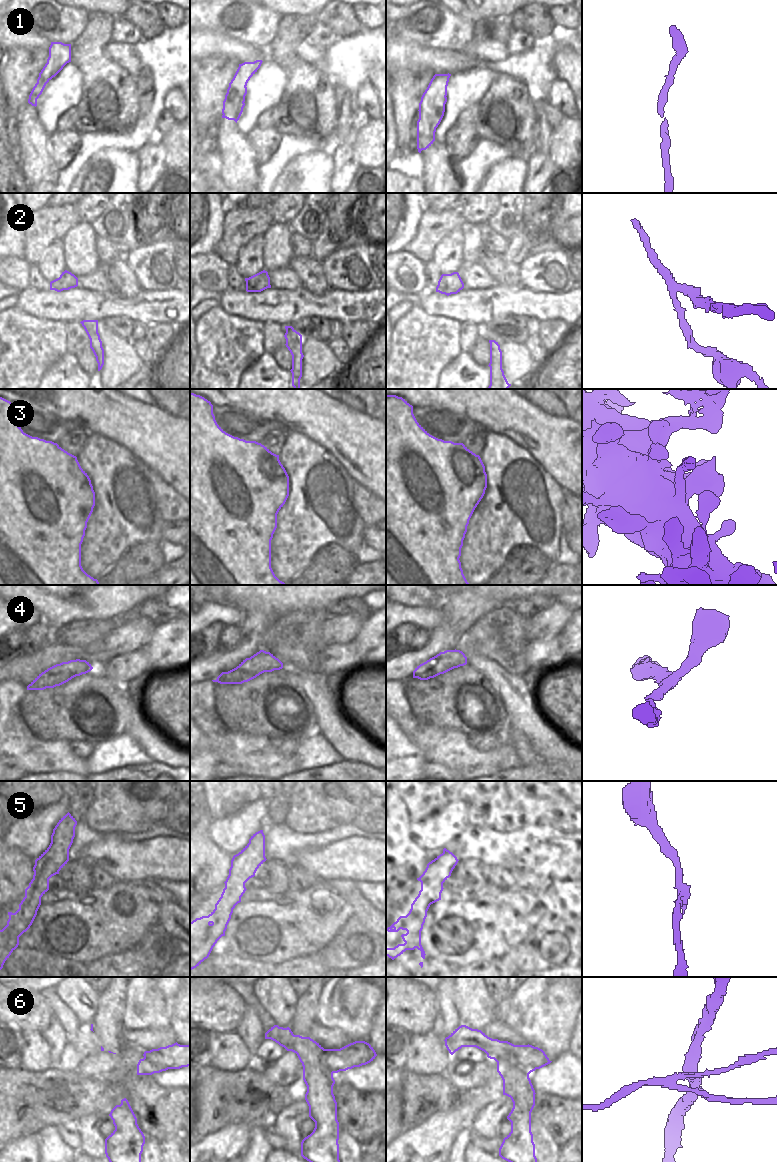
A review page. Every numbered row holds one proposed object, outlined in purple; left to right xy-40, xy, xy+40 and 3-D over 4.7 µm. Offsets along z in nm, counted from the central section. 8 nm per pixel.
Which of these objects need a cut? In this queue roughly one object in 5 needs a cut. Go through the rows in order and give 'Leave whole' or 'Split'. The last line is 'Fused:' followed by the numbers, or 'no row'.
1: Leave whole
2: Leave whole
3: Leave whole
4: Leave whole
5: Leave whole
6: Split
Fused: 6.

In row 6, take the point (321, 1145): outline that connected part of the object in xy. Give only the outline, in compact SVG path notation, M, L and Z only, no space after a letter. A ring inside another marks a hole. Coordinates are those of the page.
M323 1061L320 1067L302 1063L307 1086L305 1100L309 1117L315 1122L313 1132L301 1142L301 1156L309 1162L340 1162L337 1102L333 1094L333 1073Z

